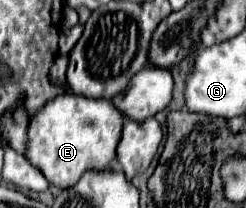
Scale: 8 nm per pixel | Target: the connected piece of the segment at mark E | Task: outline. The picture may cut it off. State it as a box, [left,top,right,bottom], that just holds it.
[25,92,123,188]

